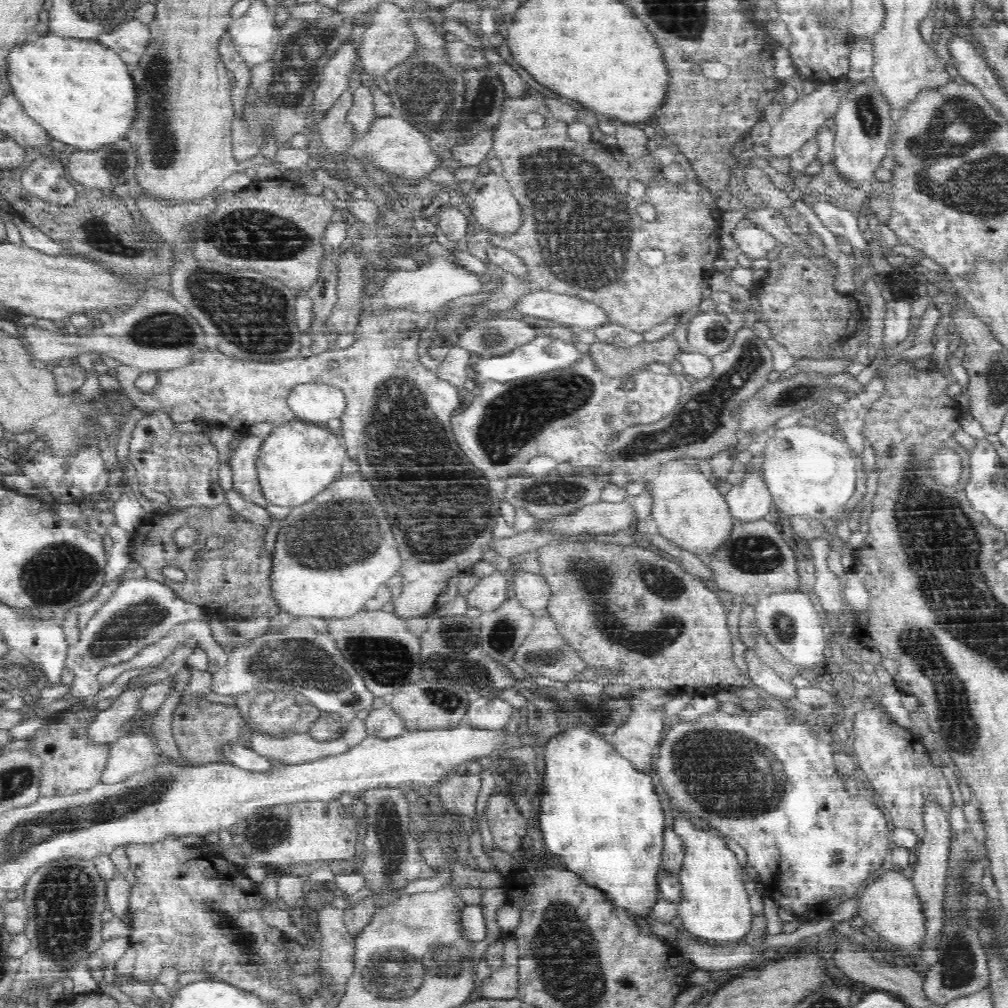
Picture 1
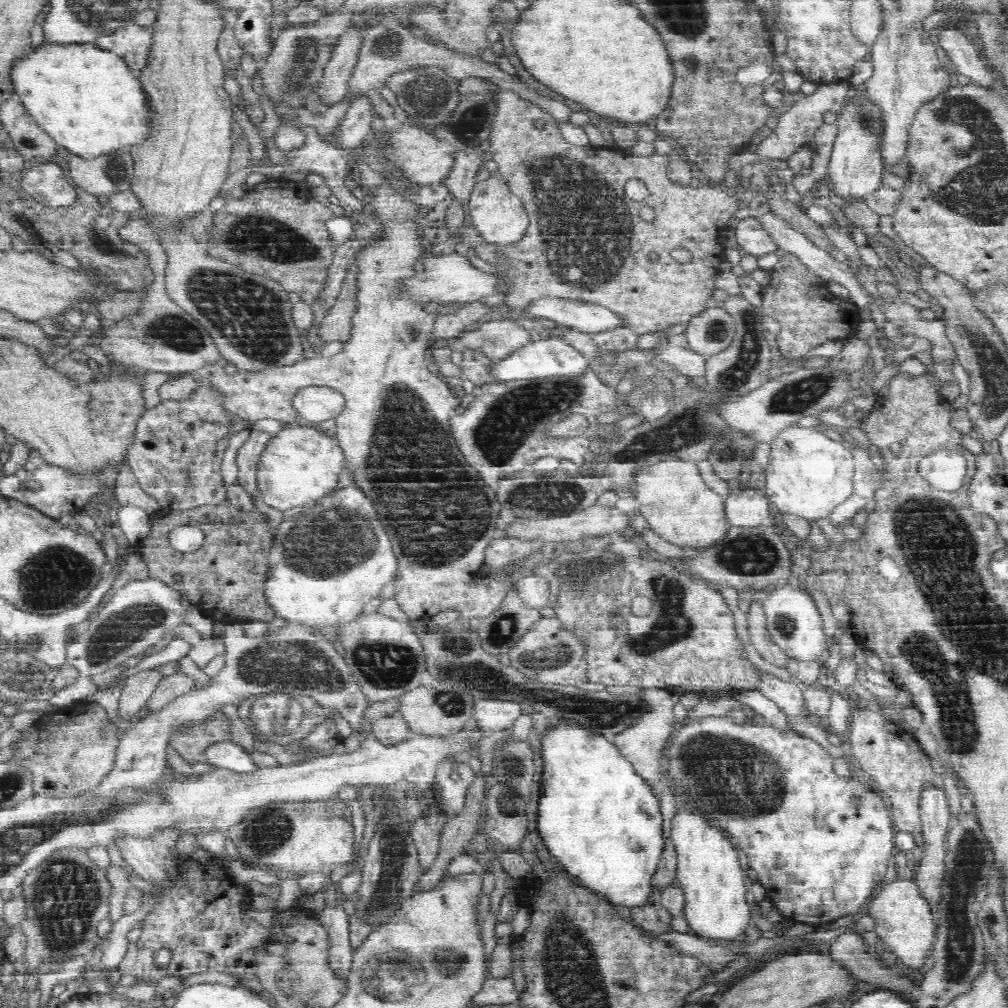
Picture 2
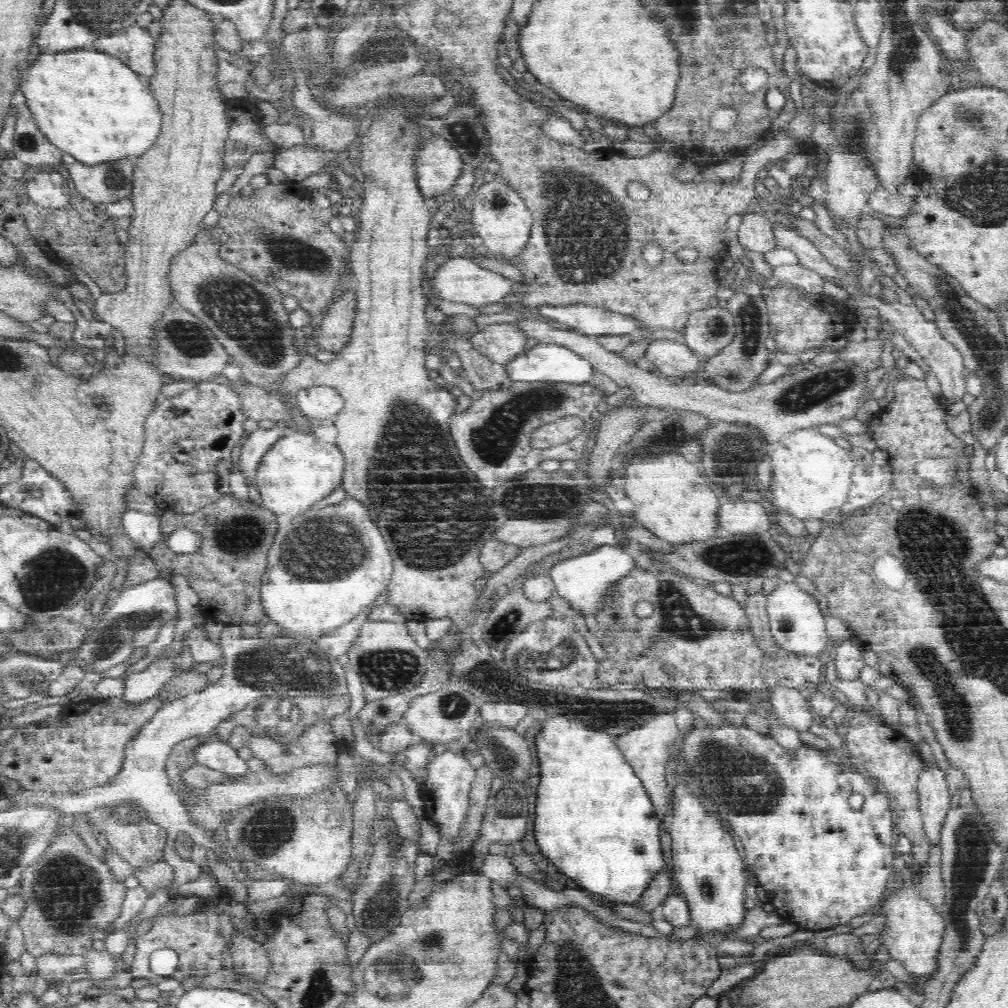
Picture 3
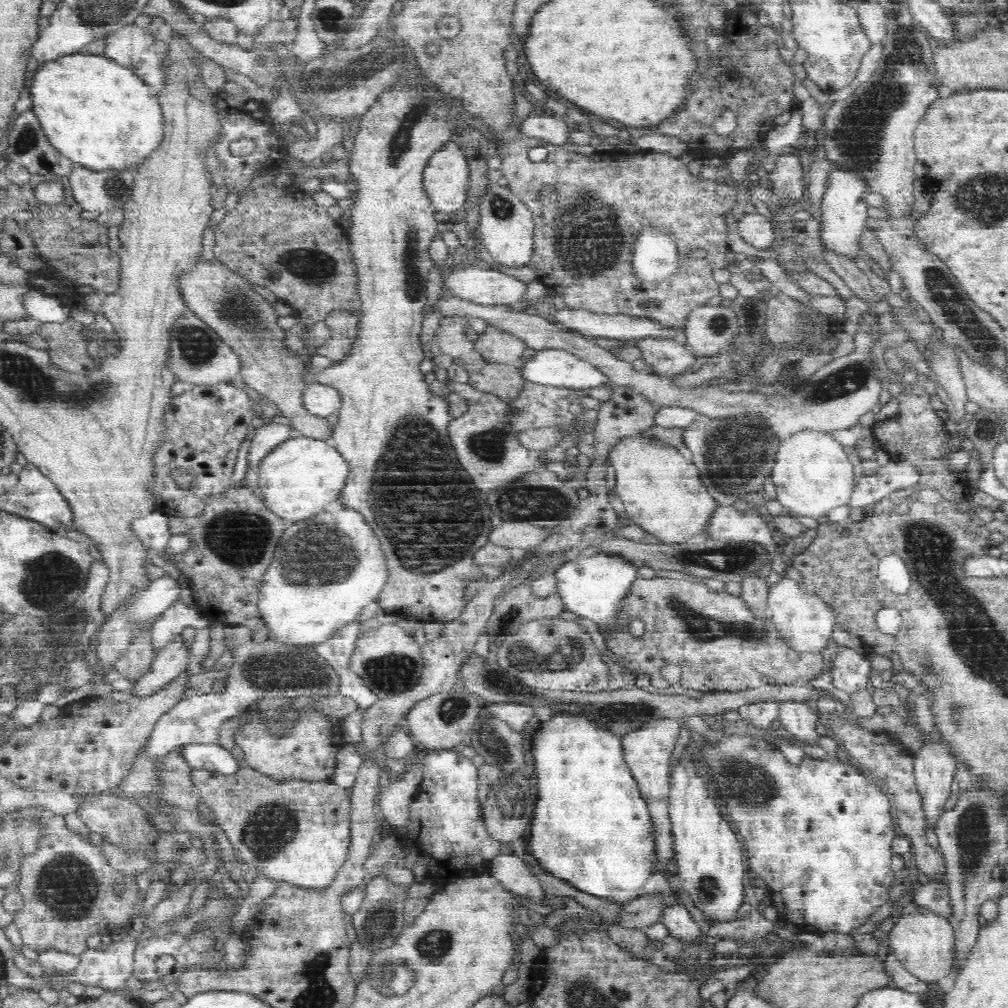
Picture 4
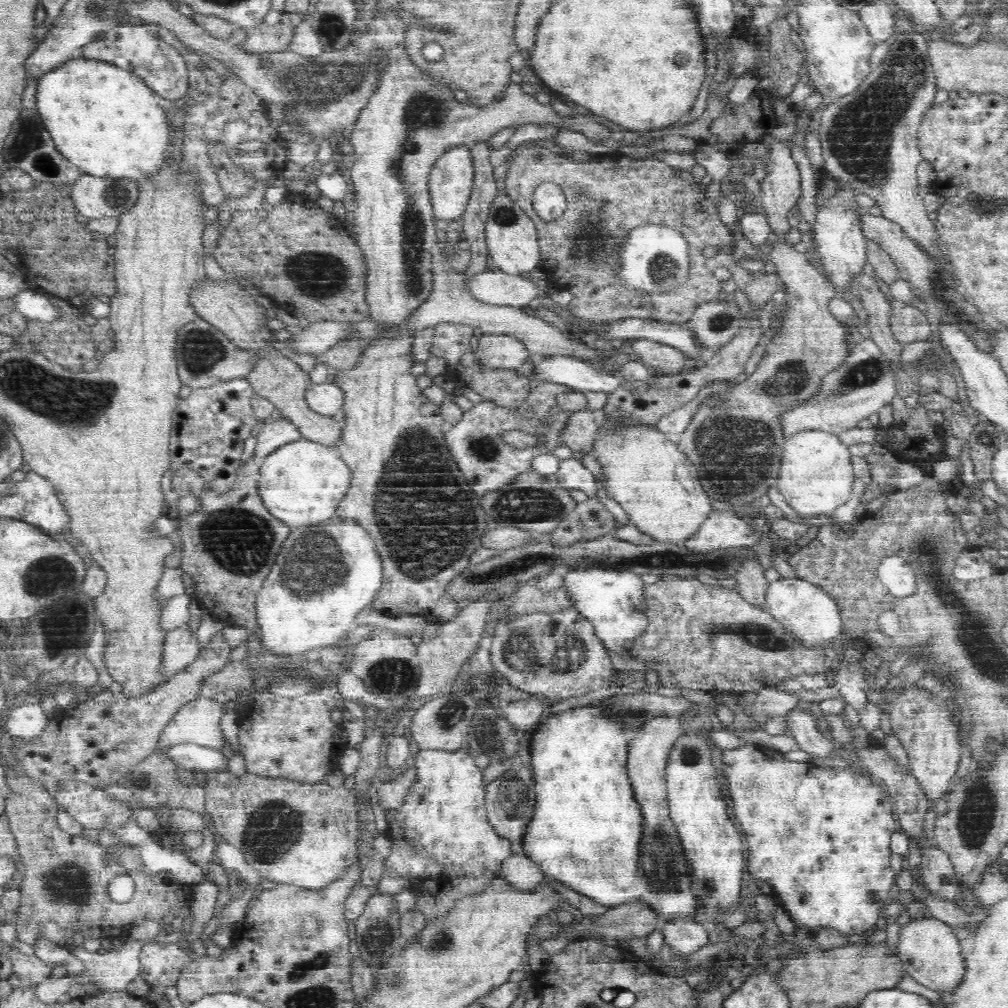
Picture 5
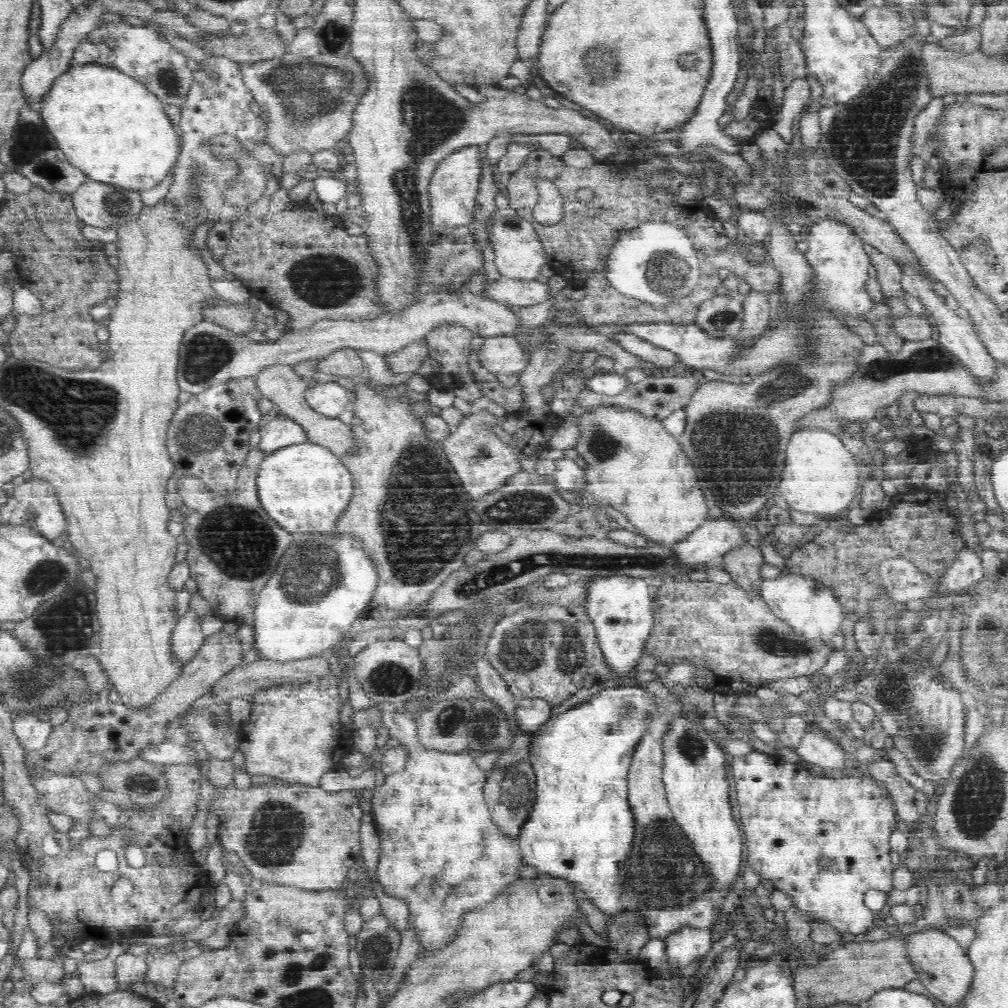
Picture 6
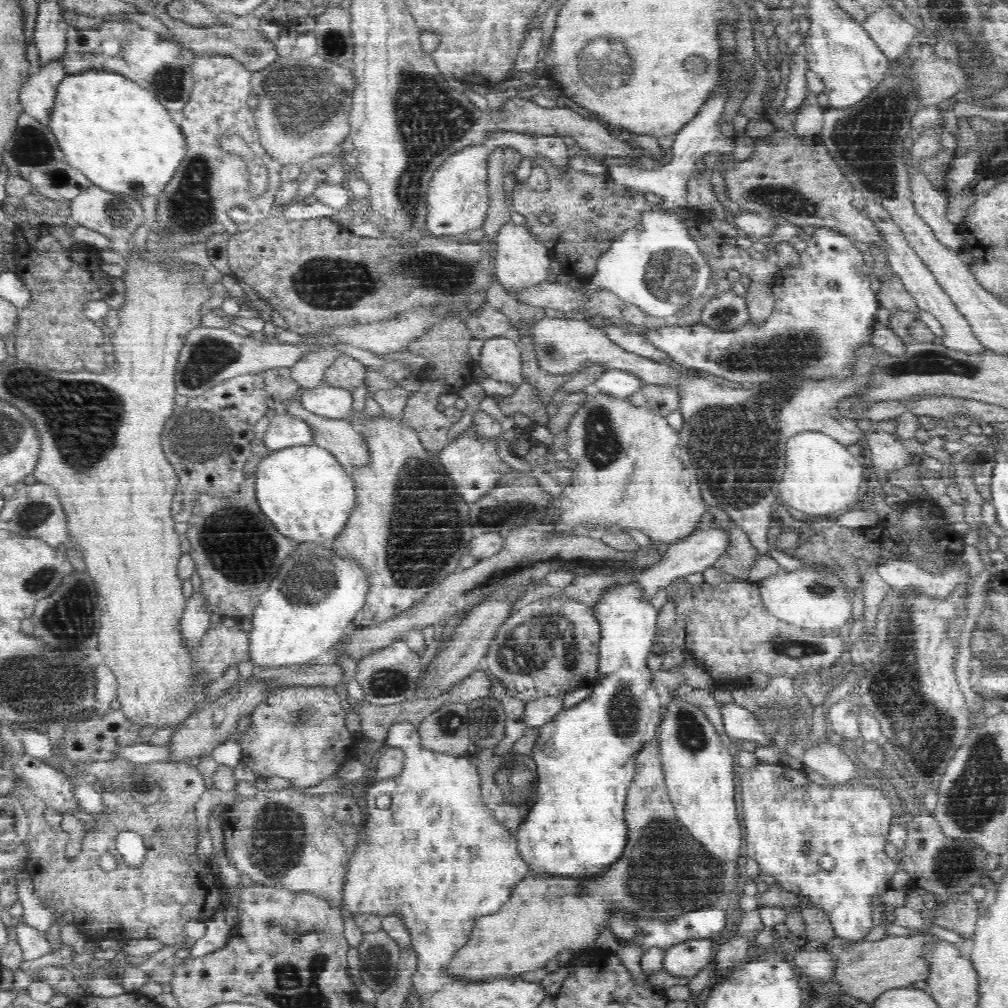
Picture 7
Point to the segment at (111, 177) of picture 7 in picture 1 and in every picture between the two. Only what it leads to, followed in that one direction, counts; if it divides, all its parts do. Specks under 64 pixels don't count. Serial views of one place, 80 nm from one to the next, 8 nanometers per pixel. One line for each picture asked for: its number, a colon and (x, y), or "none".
1: (78, 90)
2: (87, 99)
3: (89, 104)
4: (97, 113)
5: (104, 120)
6: (110, 126)

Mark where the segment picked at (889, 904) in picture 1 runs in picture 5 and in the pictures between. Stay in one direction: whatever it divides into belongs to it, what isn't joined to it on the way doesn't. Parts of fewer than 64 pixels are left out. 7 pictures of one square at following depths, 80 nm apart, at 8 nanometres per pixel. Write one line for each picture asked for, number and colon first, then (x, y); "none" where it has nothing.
2: (904, 922)
3: (913, 932)
4: (922, 941)
5: (930, 952)

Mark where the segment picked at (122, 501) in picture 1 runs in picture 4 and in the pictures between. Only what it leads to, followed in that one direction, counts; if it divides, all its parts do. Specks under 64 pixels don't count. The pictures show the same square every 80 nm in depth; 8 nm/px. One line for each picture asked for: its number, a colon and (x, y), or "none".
2: (135, 523)
3: (143, 529)
4: (153, 529)

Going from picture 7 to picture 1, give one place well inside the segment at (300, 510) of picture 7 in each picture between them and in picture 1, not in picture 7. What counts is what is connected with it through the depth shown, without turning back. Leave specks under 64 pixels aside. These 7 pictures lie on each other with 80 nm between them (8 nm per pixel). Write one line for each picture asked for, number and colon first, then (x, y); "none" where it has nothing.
1: (296, 459)
2: (300, 464)
3: (299, 470)
4: (297, 479)
5: (301, 483)
6: (305, 487)

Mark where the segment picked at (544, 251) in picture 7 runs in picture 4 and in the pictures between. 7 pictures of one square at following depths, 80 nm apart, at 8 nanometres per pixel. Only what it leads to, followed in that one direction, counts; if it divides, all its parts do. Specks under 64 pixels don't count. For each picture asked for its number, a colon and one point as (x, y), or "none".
4: (506, 225)
5: (511, 236)
6: (519, 255)

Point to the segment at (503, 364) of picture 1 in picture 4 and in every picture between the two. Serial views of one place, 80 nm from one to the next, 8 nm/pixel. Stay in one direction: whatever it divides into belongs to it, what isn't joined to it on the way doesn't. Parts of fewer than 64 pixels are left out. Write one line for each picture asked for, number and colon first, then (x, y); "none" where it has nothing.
2: (550, 356)
3: (546, 362)
4: (552, 367)

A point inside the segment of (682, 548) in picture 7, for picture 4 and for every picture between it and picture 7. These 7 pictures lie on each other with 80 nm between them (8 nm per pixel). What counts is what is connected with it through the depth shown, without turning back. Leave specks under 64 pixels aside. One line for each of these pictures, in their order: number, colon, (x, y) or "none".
4: (726, 524)
5: (720, 530)
6: (714, 538)

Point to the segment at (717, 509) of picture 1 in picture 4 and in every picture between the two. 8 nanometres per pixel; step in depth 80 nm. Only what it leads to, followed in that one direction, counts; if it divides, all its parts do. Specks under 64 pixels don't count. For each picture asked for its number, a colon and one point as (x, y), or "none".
2: (671, 495)
3: (671, 497)
4: (659, 486)

